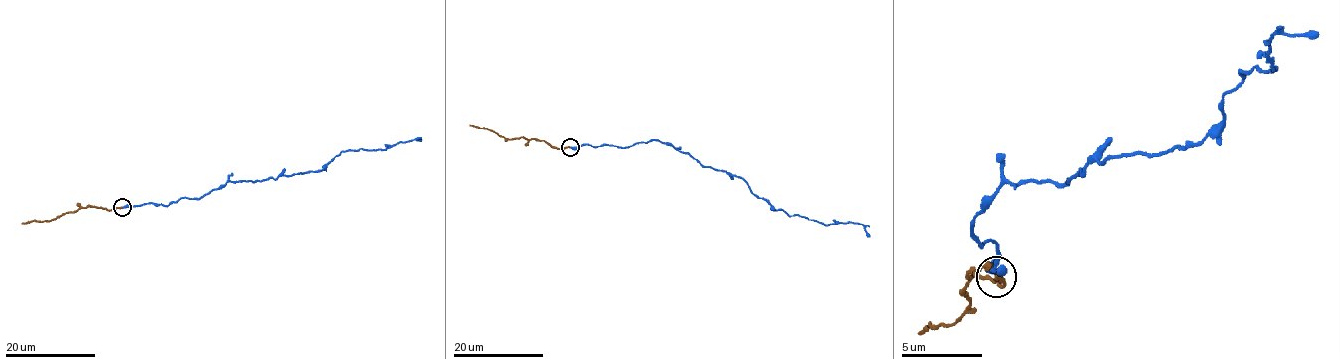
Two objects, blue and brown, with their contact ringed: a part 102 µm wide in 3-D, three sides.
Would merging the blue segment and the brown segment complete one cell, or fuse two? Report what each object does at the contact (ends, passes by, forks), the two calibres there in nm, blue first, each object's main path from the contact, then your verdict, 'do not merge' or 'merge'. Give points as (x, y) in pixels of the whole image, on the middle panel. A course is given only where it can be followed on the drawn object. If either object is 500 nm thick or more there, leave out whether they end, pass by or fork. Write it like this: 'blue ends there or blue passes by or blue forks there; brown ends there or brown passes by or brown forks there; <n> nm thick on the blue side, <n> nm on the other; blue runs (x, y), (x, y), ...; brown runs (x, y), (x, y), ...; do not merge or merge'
blue ends there; brown ends there; 240 nm thick on the blue side, 170 nm on the other; blue runs (570, 146), (669, 143), (704, 167), (739, 176), (775, 210), (824, 224), (860, 223), (869, 237); brown runs (570, 146), (557, 149), (544, 141), (522, 137), (508, 140), (492, 131), (469, 125); merge

